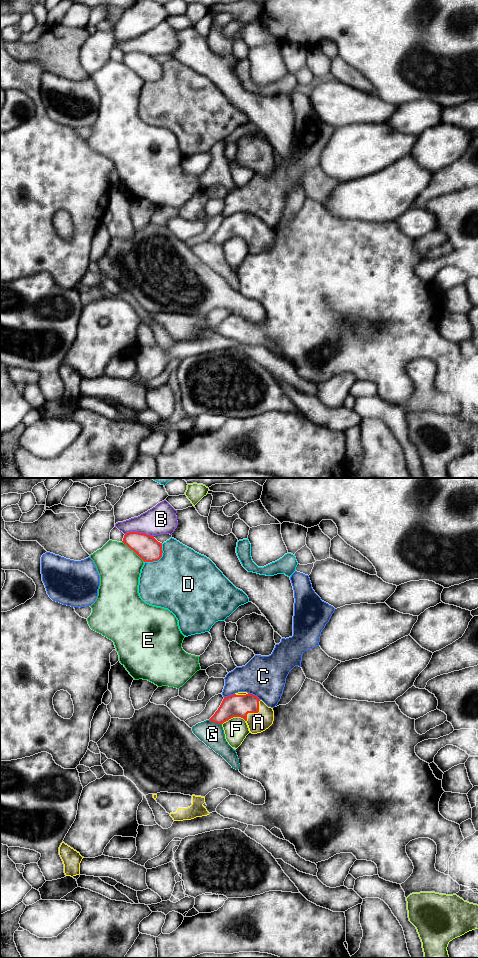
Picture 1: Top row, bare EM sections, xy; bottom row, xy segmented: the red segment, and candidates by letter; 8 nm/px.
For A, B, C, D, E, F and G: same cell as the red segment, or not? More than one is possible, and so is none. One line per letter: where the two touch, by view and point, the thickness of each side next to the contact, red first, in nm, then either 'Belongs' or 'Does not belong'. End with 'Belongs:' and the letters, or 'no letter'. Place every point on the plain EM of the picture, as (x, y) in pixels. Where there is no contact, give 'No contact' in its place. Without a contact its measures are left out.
A: Touches red at xy (254, 232). Thickness 180 nm (red) against 160 nm. Belongs
B: Touches red at xy (138, 52). Thickness 190 nm (red) against 240 nm. Does not belong
C: Touches red at xy (254, 215). Thickness 180 nm (red) against 340 nm. Does not belong
D: Touches red at xy (158, 79). Thickness 190 nm (red) against 500 nm. Does not belong
E: Touches red at xy (133, 70). Thickness 190 nm (red) against 340 nm. Does not belong
F: Touches red at xy (233, 236). Thickness 180 nm (red) against 190 nm. Does not belong
G: Touches red at xy (215, 242). Thickness 180 nm (red) against 190 nm. Does not belong
Belongs: A

